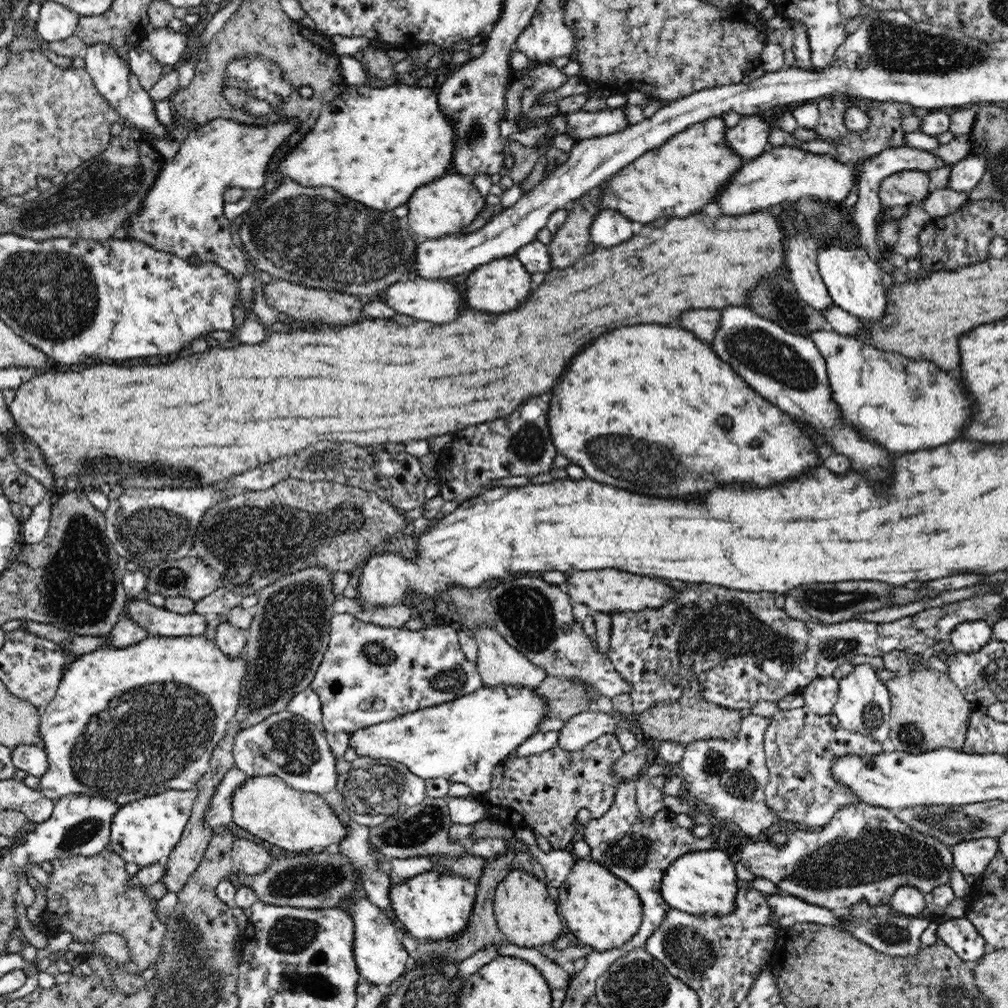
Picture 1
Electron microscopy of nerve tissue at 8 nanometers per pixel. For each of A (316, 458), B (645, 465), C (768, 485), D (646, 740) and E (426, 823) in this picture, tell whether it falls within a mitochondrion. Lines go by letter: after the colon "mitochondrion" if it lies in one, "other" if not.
A: mitochondrion
B: mitochondrion
C: other
D: other
E: mitochondrion

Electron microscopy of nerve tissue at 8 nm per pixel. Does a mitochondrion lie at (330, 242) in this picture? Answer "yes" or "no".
yes

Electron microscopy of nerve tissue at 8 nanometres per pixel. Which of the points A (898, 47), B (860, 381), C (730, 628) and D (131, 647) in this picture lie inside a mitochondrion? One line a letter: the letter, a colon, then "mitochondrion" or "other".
A: mitochondrion
B: other
C: mitochondrion
D: other

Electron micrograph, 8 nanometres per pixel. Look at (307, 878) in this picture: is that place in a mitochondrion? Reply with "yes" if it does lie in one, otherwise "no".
yes

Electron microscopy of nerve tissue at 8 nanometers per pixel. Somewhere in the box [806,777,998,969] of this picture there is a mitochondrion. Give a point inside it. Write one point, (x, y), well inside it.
(884, 930)

